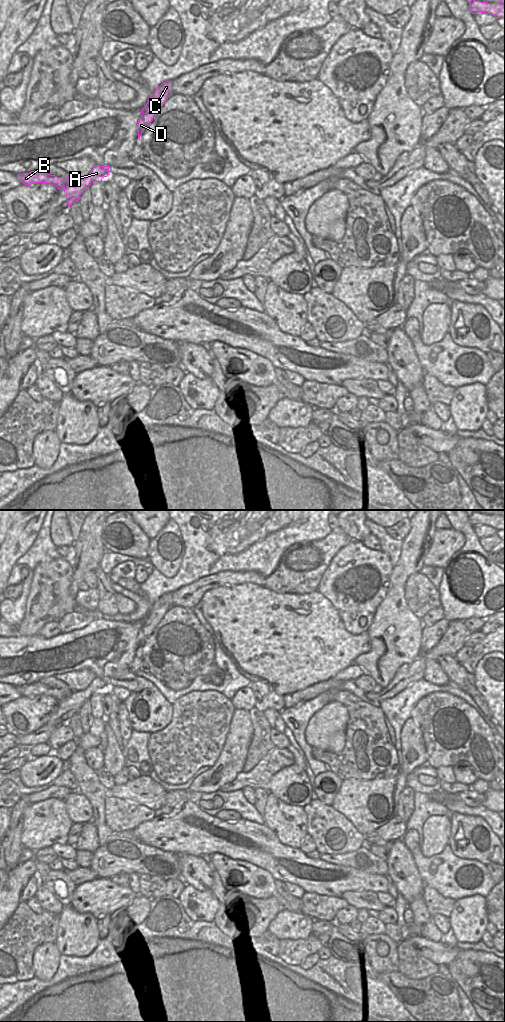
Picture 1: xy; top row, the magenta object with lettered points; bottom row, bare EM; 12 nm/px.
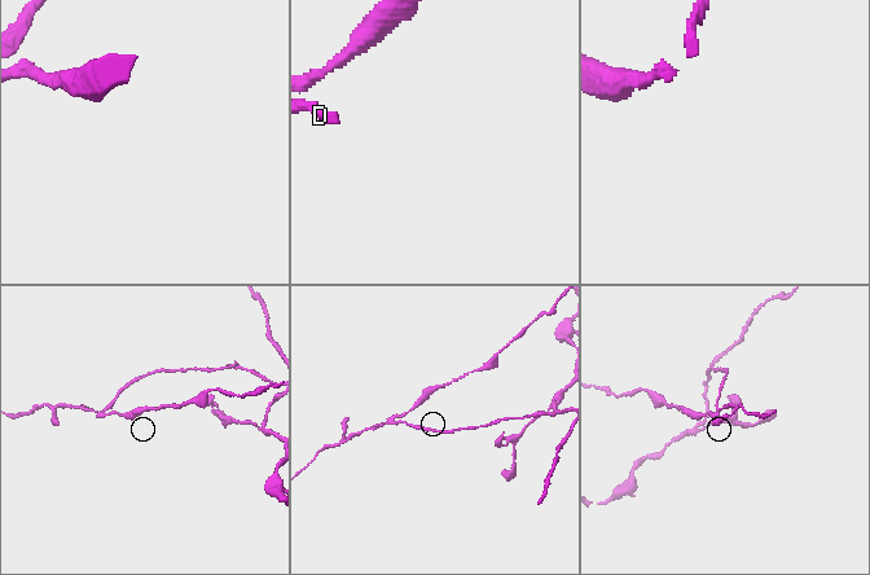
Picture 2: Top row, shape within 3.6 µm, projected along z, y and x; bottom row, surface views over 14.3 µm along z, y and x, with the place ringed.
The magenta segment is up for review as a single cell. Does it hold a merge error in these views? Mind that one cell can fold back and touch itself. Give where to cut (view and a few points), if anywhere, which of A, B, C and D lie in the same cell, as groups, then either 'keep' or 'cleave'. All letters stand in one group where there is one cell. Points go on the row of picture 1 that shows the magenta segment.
cut in xy along (71, 180), (77, 188), (76, 192), (79, 195); A C D / B; cleave

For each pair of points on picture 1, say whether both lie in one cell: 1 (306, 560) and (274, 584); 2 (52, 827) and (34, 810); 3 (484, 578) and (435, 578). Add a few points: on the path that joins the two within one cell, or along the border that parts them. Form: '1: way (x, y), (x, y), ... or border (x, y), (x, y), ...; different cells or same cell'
1: way (298, 568), (289, 577), (282, 580); same cell
2: way (47, 823), (43, 823), (35, 815); same cell
3: border (444, 569), (441, 575), (440, 586), (437, 589); different cells

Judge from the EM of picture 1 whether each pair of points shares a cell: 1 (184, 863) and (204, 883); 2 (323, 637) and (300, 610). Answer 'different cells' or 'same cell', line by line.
1: same cell
2: same cell

